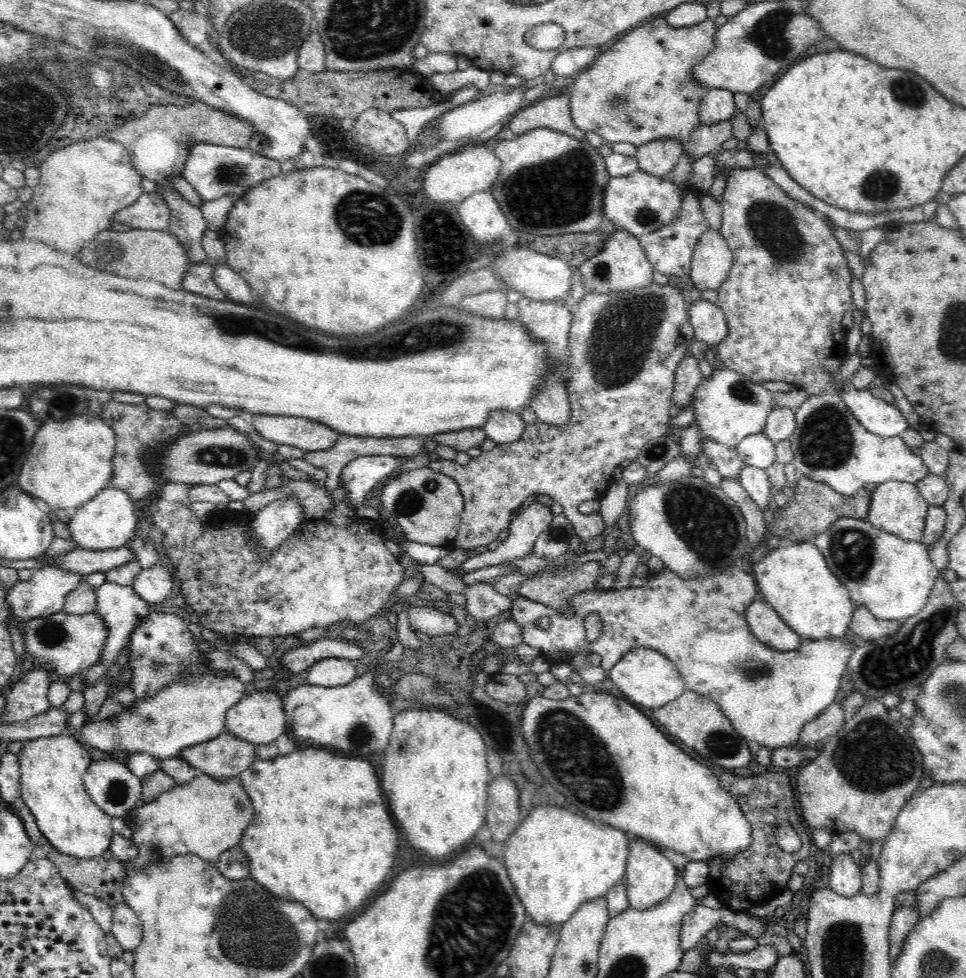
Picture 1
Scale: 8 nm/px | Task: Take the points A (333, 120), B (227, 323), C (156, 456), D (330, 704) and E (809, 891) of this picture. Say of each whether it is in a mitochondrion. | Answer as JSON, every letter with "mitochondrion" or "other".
{"A":"other","B":"mitochondrion","C":"other","D":"other","E":"other"}

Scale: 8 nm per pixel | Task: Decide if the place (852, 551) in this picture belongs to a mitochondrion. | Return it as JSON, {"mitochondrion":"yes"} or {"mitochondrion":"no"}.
{"mitochondrion":"yes"}

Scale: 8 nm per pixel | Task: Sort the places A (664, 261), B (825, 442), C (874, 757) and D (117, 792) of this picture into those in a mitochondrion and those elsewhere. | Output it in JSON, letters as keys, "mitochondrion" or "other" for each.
{"A":"other","B":"mitochondrion","C":"mitochondrion","D":"mitochondrion"}

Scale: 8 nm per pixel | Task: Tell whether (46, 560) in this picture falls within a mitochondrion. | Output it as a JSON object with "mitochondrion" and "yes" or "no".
{"mitochondrion":"no"}

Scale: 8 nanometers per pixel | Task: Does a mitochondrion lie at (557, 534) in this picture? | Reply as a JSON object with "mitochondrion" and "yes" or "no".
{"mitochondrion":"yes"}

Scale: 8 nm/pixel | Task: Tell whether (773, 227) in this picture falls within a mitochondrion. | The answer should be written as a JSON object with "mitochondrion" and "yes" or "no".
{"mitochondrion":"yes"}

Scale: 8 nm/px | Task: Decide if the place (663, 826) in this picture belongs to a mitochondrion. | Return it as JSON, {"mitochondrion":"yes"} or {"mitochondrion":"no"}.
{"mitochondrion":"no"}

